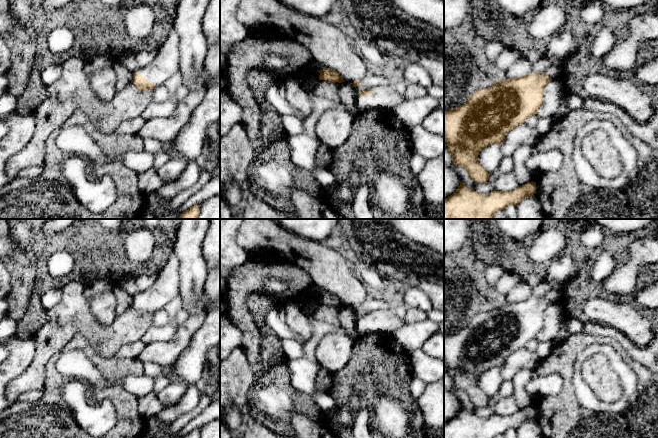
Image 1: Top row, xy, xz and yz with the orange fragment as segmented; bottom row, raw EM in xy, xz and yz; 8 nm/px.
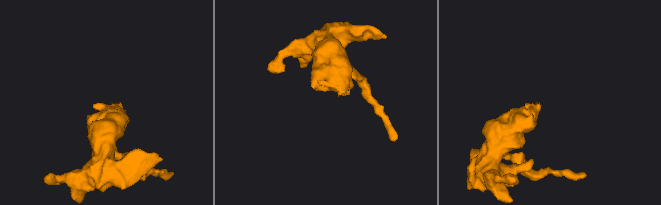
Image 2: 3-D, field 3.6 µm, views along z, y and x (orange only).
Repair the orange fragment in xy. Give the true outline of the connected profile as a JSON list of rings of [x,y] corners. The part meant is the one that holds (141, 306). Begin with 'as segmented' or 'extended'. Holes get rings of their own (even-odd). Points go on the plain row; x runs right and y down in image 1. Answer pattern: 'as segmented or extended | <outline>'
extended | [[[172,251],[156,282],[133,297],[132,307],[140,314],[155,313],[180,296],[180,286],[179,259]]]

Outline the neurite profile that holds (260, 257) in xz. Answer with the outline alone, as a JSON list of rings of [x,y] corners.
[[[255,252],[252,259],[253,261],[263,265],[279,263],[275,254],[267,252]]]

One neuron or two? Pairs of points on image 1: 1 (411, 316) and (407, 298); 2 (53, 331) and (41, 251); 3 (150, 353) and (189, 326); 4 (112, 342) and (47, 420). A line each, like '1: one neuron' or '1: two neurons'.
1: two neurons
2: two neurons
3: one neuron
4: two neurons

